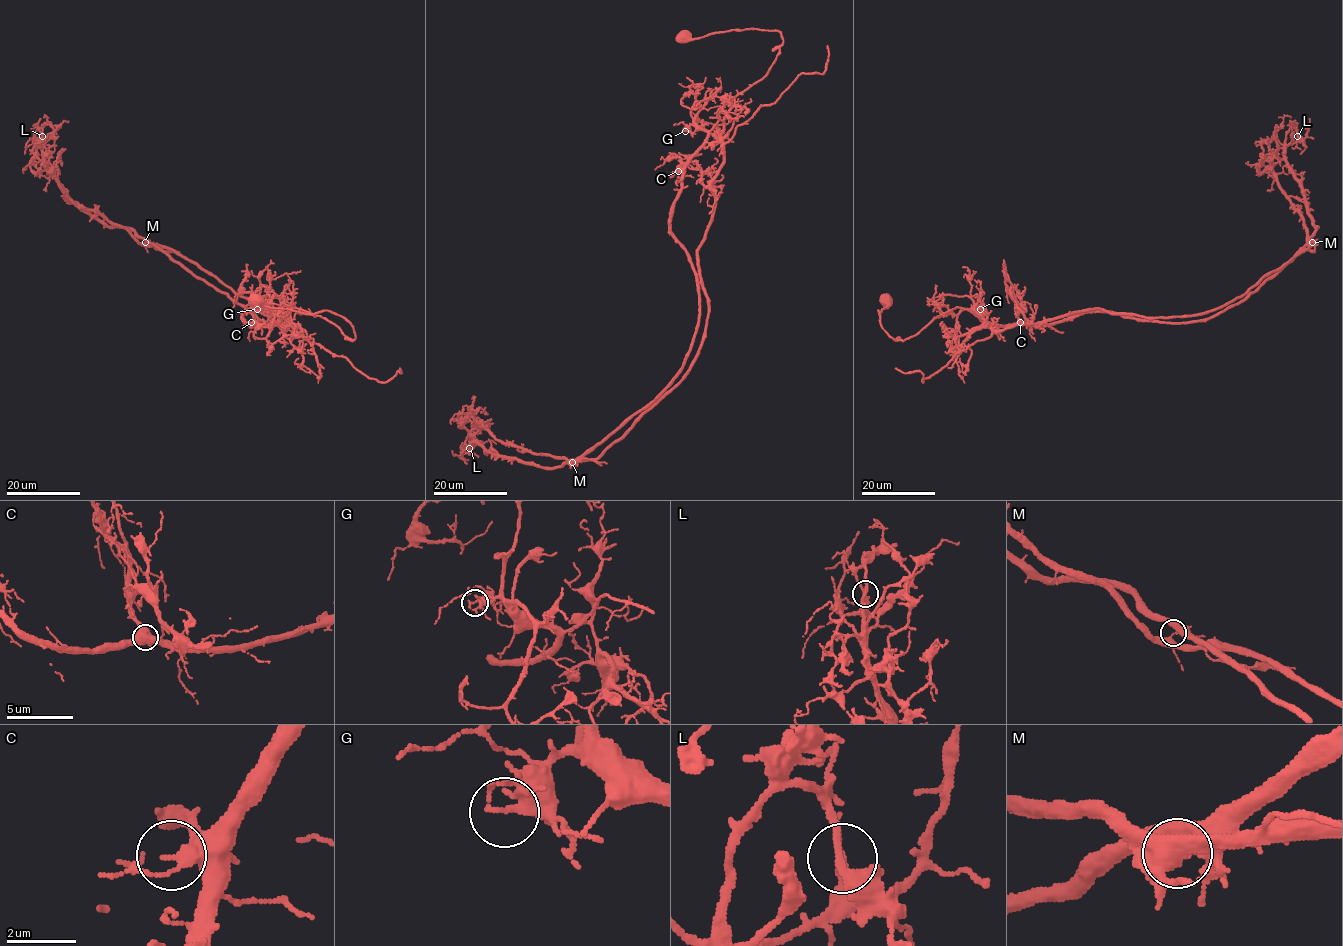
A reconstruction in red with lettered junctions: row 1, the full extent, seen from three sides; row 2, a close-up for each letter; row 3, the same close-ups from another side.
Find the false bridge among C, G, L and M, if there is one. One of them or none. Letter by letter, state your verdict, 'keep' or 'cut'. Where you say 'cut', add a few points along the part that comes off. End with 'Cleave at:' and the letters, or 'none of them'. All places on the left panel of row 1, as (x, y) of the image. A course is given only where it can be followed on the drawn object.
C: keep
G: keep
L: keep
M: cut; foreign part runs (145, 241), (279, 311), (283, 323), (372, 379), (386, 382), (399, 367)
Cleave at: M

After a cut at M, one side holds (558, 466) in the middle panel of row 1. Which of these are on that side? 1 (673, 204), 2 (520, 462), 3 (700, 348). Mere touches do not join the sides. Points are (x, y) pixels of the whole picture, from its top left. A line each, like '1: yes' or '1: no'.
1: yes
2: yes
3: no

